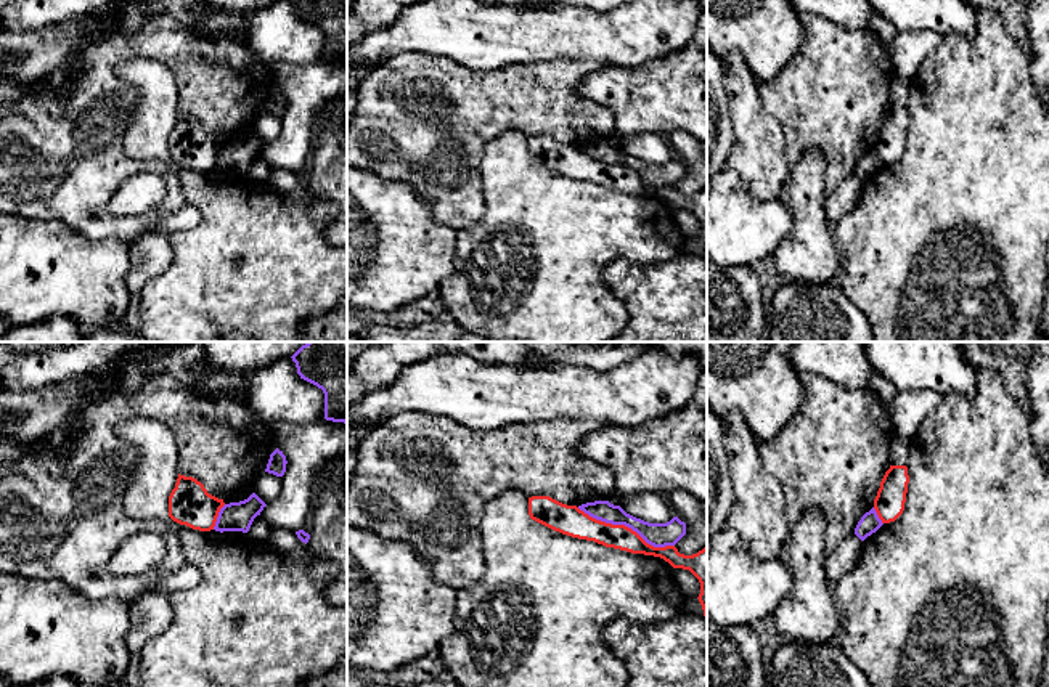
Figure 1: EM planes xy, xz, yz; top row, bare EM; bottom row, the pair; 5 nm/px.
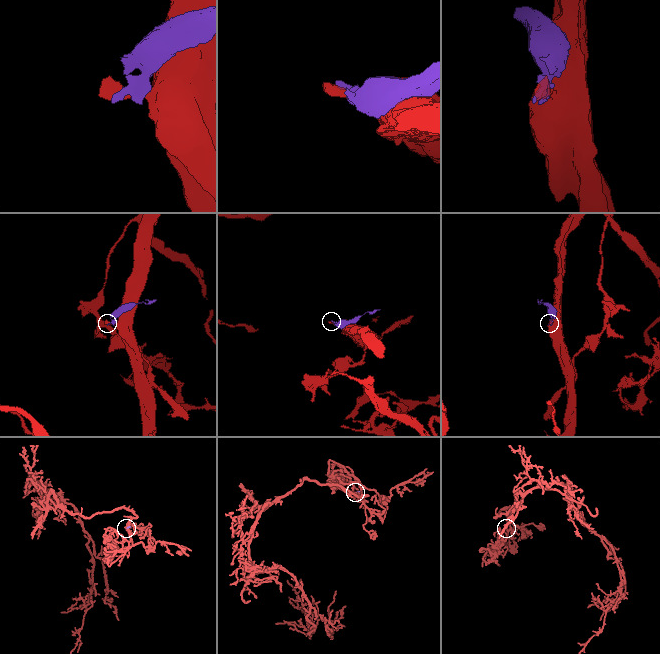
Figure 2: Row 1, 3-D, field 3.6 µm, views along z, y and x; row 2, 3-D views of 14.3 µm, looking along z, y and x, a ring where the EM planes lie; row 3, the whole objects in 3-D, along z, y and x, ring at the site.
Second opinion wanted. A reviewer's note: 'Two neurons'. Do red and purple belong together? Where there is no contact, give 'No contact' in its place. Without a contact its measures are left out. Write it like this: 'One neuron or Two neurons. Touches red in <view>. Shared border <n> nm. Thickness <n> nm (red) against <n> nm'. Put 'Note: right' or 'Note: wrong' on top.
Note: right
Two neurons. Touches red in xz. Shared border 500 nm. Thickness 140 nm (red) against 130 nm

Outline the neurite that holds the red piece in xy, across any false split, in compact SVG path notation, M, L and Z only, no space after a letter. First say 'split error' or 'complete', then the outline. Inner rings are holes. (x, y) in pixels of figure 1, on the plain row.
complete; M178 114L169 136L169 157L193 170L210 172L223 146L223 140L209 135L201 122Z

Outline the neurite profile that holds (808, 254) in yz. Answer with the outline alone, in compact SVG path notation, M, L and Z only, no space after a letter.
M811 148L792 167L779 194L794 213L794 226L773 257L789 281L824 284L839 278L837 246L826 218L824 173L824 154Z

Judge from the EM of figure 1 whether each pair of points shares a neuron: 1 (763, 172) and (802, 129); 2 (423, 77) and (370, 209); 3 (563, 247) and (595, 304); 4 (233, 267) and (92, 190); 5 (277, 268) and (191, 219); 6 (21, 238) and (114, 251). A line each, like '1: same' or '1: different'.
1: different
2: different
3: same
4: different
5: different
6: same

